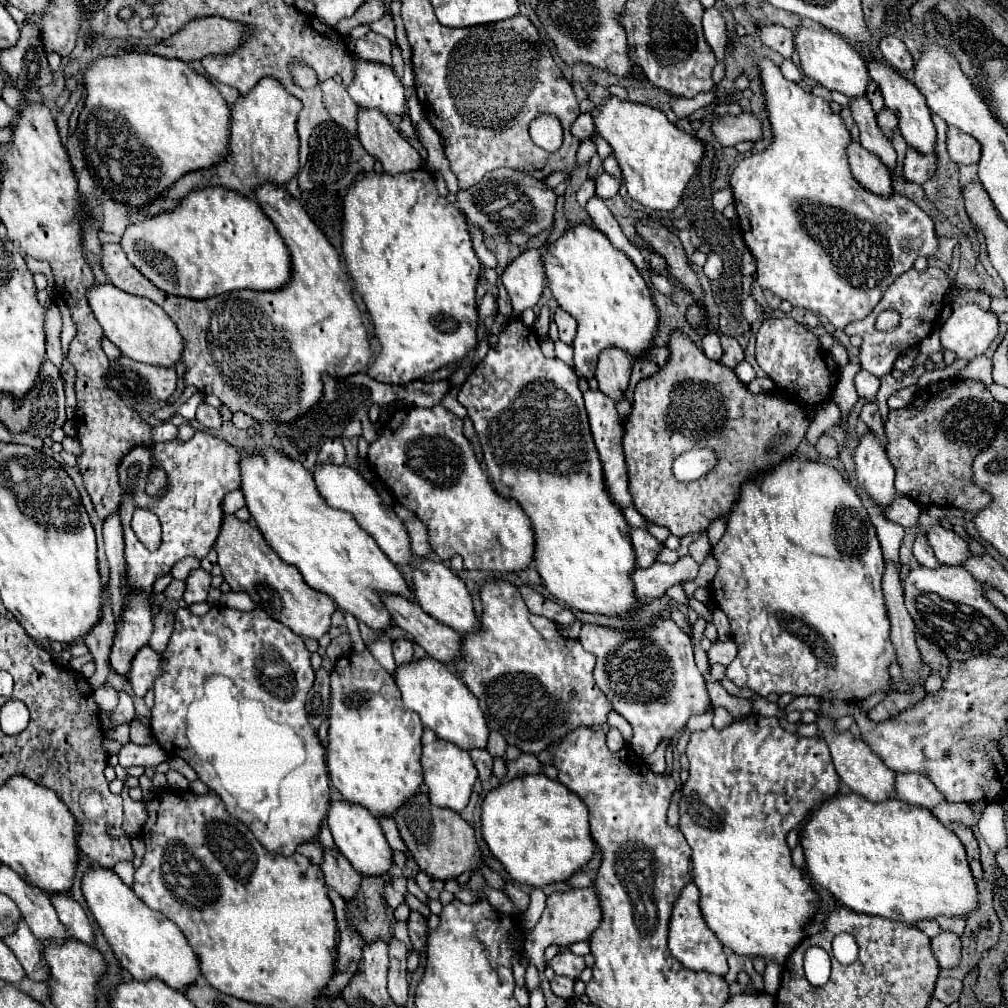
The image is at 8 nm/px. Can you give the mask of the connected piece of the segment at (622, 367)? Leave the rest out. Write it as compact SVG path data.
M608 348L598 358L598 366L596 366L598 390L604 392L612 402L620 402L628 388L630 370L632 370L632 364L626 352L618 348Z

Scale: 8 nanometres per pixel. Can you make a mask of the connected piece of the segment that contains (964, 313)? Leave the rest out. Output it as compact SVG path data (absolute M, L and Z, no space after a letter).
M966 302L952 310L938 332L944 350L956 352L958 358L972 360L984 354L996 338L998 318L994 312L986 312L978 304Z

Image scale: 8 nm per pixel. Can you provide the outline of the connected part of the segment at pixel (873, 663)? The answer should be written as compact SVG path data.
M784 460L778 468L758 476L756 480L750 480L742 484L742 492L738 502L734 504L728 526L720 542L712 548L720 570L716 578L712 580L712 602L722 608L730 620L732 626L732 638L738 642L740 650L732 664L726 666L726 676L736 686L746 686L758 692L760 696L768 696L770 692L784 694L790 692L792 696L816 696L816 698L838 698L844 702L860 702L880 690L886 690L890 684L890 672L888 668L898 662L896 650L890 640L890 620L886 612L886 600L882 594L882 576L884 576L884 560L880 542L876 538L874 524L870 522L870 516L856 494L856 490L848 484L848 480L832 466L818 464L818 462L806 462L806 460Z

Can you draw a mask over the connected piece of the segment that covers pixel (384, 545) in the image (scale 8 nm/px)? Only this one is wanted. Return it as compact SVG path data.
M316 466L314 480L316 480L318 492L326 498L326 502L336 510L350 512L354 520L360 524L360 528L364 528L376 540L376 544L394 564L402 566L412 562L414 554L410 550L410 536L404 522L396 516L396 512L390 506L384 506L378 492L360 476L358 470L348 466Z

